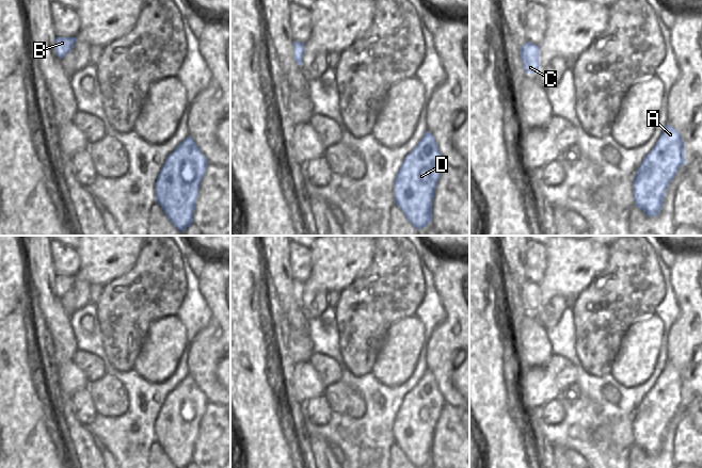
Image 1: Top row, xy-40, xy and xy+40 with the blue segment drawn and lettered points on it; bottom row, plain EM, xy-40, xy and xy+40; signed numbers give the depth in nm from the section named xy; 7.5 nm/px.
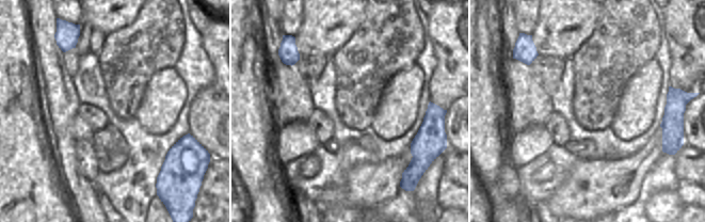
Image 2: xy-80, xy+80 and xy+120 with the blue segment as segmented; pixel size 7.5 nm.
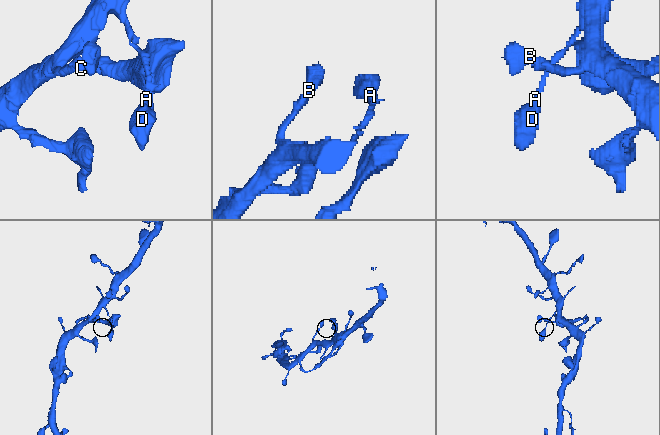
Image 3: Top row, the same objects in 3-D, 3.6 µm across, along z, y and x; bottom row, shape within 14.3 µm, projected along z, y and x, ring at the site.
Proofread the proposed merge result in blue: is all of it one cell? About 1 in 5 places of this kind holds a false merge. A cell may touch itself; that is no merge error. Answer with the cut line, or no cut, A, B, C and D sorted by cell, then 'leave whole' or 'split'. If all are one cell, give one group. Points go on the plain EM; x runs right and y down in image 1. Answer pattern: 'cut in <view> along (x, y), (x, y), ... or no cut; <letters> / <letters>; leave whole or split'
no cut; A B C D; leave whole

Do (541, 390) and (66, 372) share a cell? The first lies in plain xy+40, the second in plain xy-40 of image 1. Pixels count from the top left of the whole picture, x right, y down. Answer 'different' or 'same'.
same

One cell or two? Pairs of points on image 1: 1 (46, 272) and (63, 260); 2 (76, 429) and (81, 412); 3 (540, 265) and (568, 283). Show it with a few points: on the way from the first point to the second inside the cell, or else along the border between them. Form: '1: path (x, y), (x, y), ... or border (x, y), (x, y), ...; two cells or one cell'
1: border (49, 246), (51, 262), (57, 275); two cells
2: border (70, 396), (75, 415), (85, 425); two cells
3: border (545, 246), (546, 268), (543, 278), (538, 284); two cells

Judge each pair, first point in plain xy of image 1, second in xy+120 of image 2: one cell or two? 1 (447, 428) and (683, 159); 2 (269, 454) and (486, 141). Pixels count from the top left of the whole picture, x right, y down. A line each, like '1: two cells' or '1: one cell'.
1: two cells
2: one cell

